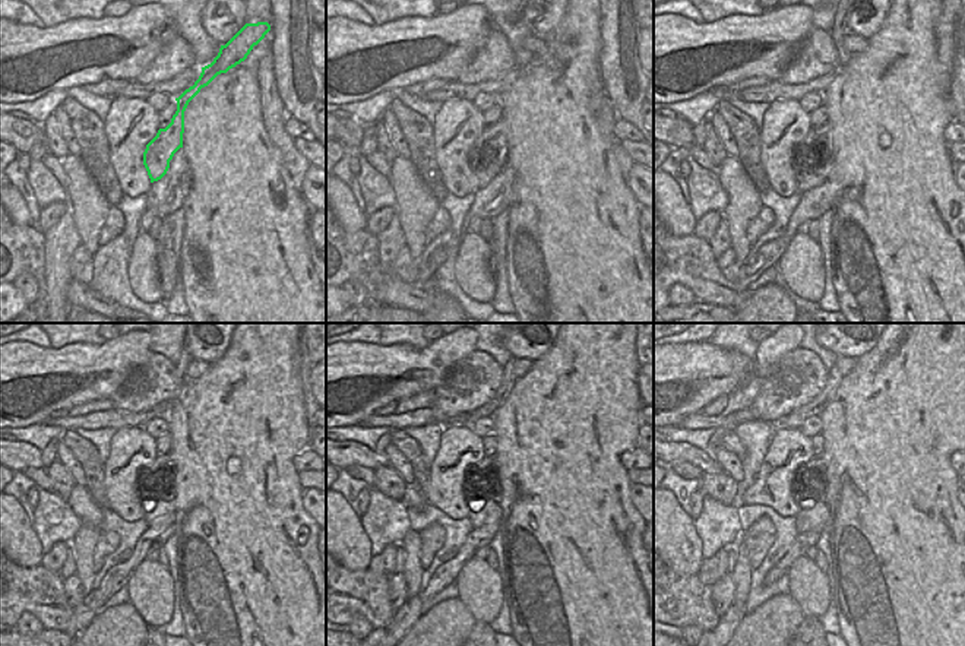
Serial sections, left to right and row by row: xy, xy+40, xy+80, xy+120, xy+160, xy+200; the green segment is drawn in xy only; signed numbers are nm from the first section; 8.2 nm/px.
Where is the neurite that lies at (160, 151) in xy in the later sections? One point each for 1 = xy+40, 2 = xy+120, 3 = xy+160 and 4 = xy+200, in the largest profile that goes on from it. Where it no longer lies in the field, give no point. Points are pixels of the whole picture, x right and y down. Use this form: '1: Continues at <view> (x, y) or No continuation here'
1: Continues at xy+40 (494, 138)
2: Continues at xy+120 (155, 503)
3: Continues at xy+160 (483, 510)
4: Continues at xy+200 (812, 515).

